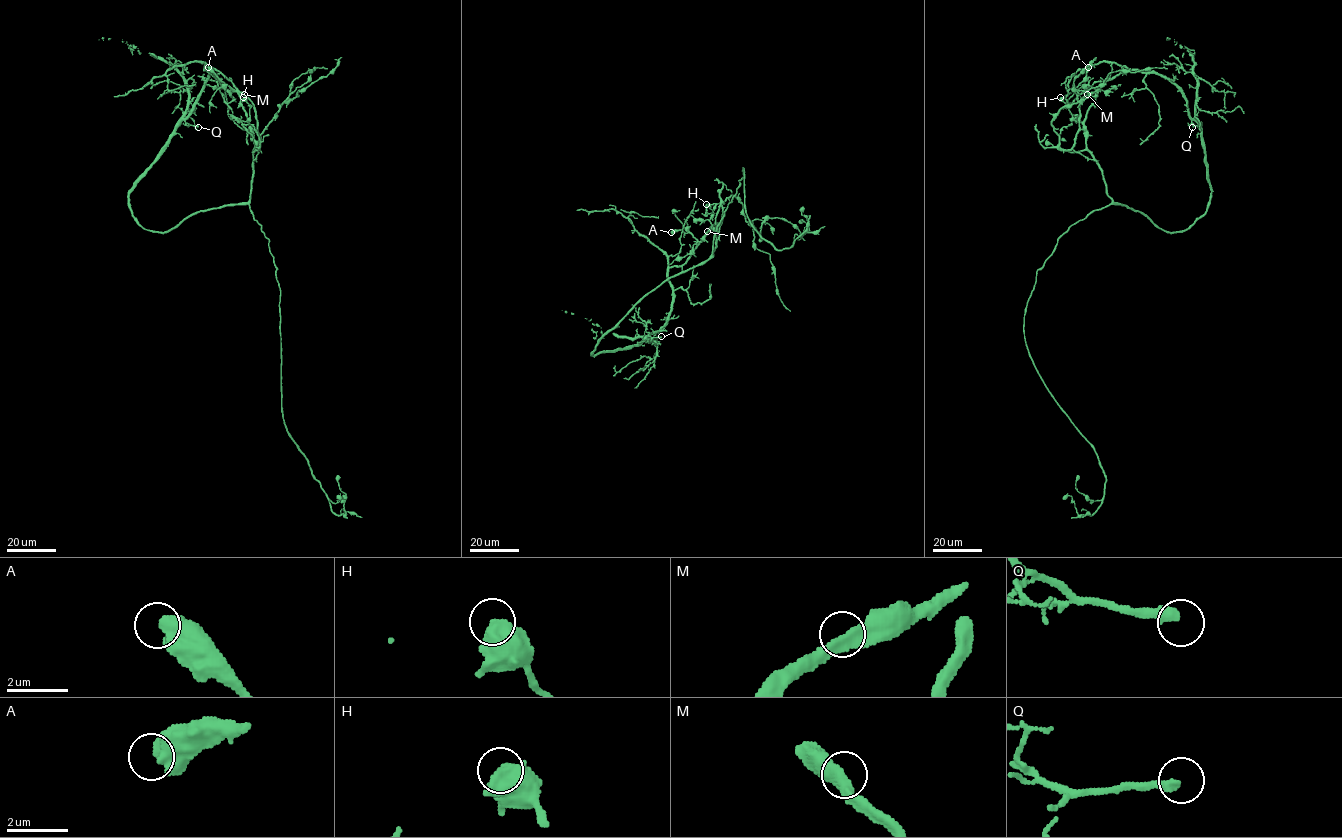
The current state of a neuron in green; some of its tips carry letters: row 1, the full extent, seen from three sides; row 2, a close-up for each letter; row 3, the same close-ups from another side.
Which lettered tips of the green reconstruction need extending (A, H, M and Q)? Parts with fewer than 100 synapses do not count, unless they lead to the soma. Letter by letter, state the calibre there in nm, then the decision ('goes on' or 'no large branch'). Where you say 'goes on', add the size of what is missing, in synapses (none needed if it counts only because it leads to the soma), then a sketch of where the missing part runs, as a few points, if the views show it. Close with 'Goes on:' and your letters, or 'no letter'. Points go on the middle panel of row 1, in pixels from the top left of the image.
A: calibre 700 nm; goes on; 140 synapses; course (671, 232), (663, 228), (626, 225)
H: calibre 480 nm; no large branch
M: calibre 360 nm; no large branch
Q: calibre 320 nm; no large branch
Goes on: A

